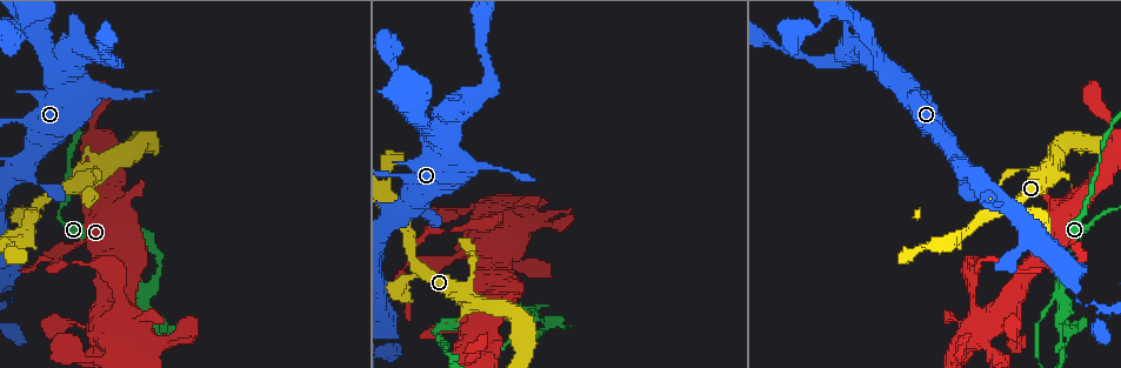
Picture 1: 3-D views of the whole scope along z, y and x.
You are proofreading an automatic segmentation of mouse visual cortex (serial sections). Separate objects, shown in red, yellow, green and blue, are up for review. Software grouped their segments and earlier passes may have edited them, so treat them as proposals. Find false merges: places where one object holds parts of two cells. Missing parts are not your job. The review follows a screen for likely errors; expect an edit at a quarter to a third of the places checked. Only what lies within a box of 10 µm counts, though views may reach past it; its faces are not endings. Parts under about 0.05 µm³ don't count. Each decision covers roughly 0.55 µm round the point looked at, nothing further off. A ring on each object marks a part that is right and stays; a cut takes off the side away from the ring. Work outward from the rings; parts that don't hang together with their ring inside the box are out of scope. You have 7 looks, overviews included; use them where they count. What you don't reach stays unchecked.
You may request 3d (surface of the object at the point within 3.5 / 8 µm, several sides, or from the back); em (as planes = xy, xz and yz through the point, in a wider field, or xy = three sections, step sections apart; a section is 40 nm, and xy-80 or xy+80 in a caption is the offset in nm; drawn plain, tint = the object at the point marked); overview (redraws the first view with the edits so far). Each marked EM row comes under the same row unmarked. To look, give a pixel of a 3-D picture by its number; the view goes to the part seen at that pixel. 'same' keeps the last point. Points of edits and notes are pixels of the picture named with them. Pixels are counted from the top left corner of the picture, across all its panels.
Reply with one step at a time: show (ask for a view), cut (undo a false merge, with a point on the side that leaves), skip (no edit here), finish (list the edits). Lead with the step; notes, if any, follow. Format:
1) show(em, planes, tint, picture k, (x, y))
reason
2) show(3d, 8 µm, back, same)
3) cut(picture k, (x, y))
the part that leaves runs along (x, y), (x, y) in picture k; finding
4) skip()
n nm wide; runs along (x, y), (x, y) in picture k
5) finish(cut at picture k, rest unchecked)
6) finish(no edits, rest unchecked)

show(3d, 3.5 µm, picture 1, (1062, 139))
abrupt turn

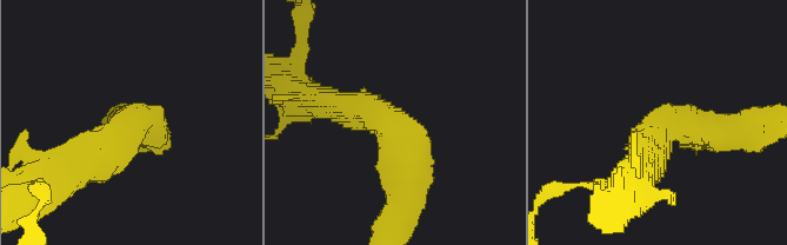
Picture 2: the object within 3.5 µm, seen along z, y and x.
show(em, xy, step 1, tint, picture 2, (391, 122))
arms of 450, 500 nm

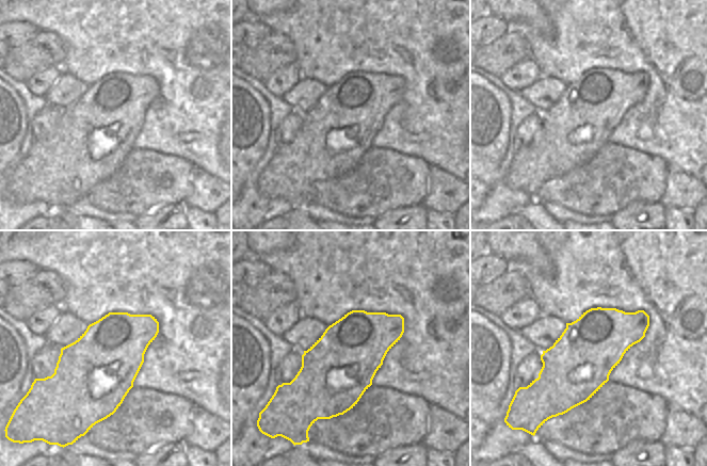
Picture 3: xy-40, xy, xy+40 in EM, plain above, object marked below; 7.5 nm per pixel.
skip()
all the same cell

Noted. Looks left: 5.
show(3d, 3.5 µm, picture 1, (123, 297))
calibre changes

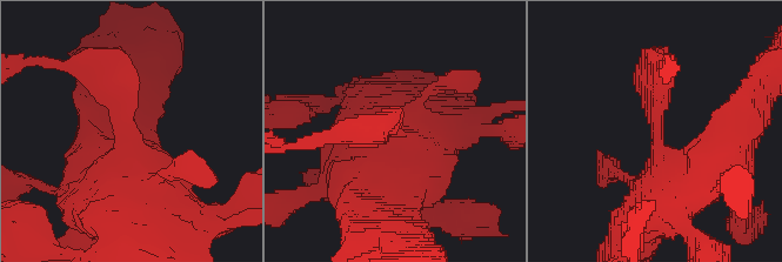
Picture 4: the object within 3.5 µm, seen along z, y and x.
show(em, xy, step 1, tint, picture 4, (658, 128))
arms of 350, 800 nm

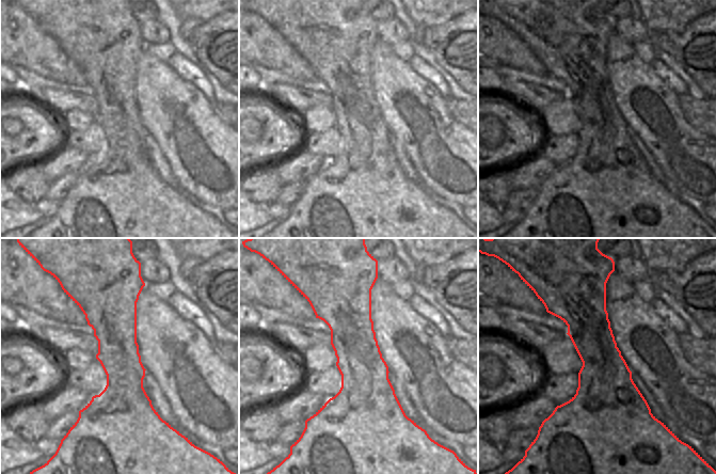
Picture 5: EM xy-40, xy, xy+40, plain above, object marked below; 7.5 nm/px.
skip()
continuous, no second cell

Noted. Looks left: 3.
show(3d, 3.5 µm, picture 1, (1061, 287))
sharp bend

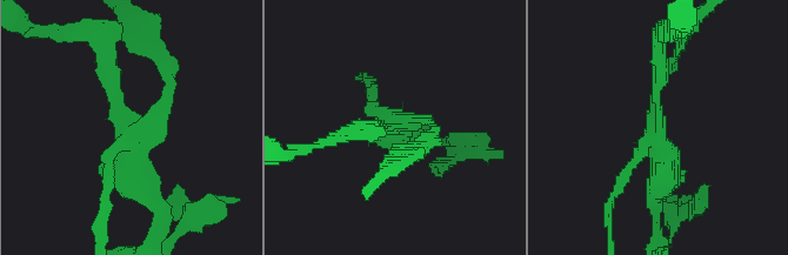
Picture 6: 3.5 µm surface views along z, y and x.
show(em, xy, step 5, tint, picture 6, (400, 124))
shape alone is not enough

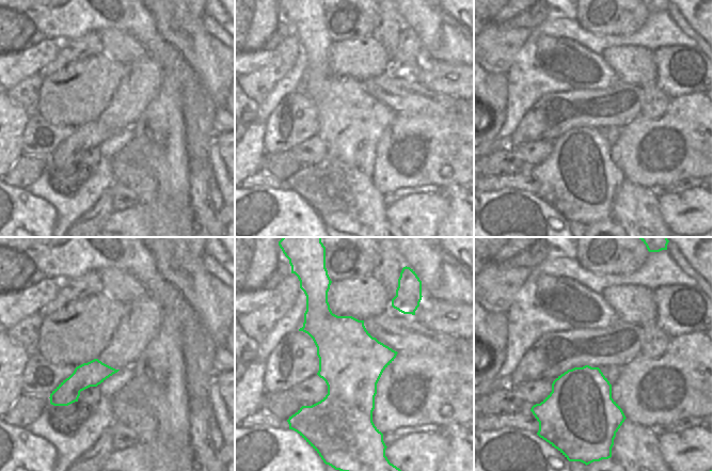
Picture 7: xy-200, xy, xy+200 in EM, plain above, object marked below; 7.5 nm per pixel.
show(em, xy, step 3, tint, same)
another direction

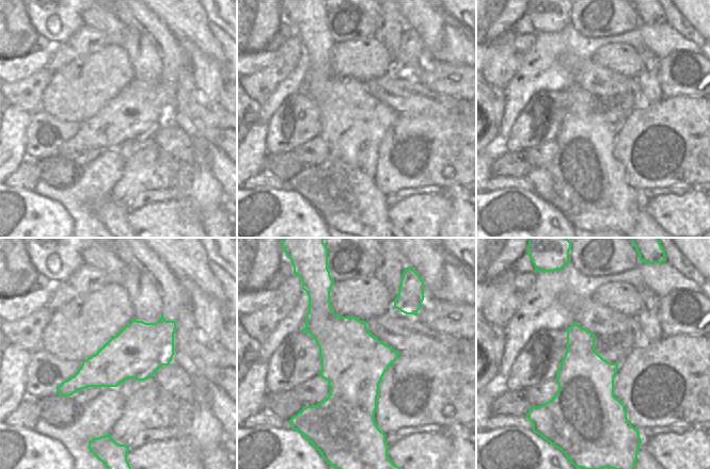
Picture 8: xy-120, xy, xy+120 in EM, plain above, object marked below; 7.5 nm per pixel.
cut(picture 6, (625, 174))
arms of 150, 150, 250, 400 nm; the part that leaves runs along (141, 127), (169, 76), (145, 38) in picture 6; a second cell is stuck on

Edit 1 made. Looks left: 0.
finish(cut at picture 6, rest unchecked)

